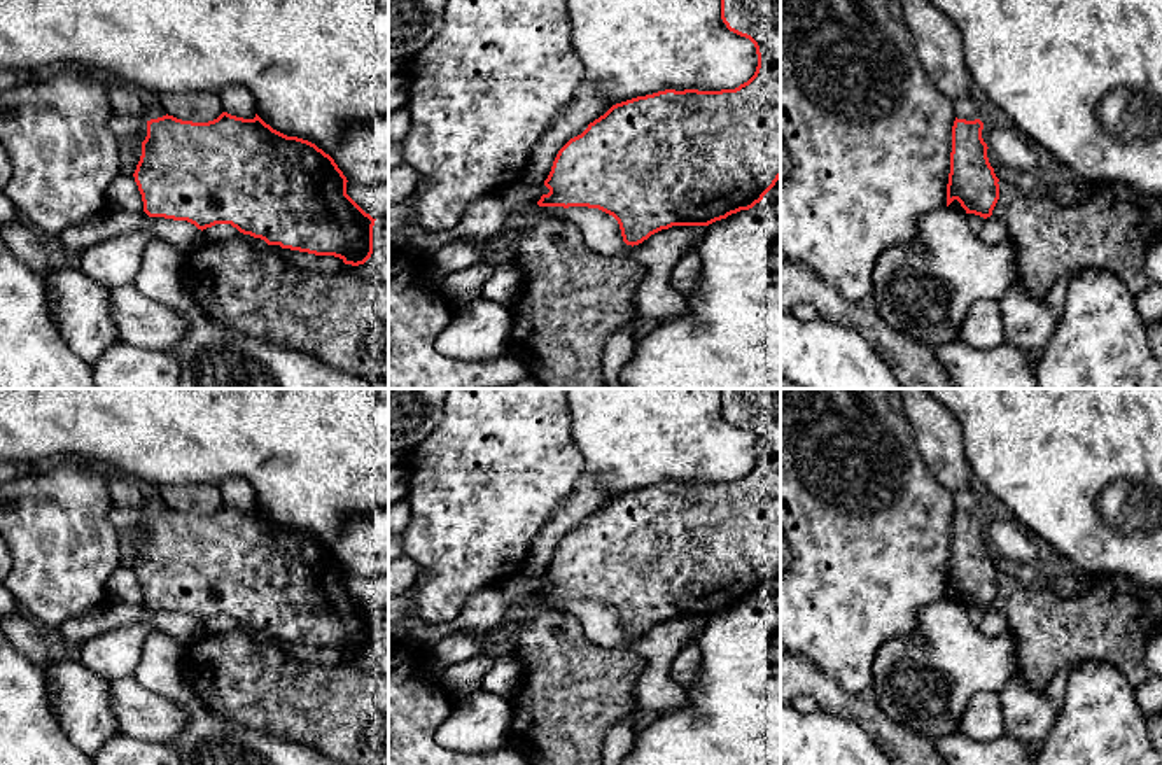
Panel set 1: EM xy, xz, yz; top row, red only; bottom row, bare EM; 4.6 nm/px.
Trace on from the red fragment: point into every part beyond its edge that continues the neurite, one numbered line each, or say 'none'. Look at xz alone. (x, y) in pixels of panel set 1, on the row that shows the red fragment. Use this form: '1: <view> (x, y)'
none

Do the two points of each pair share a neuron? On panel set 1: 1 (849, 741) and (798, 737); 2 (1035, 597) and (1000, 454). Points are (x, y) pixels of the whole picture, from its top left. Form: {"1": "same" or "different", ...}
{"1": "same", "2": "different"}

